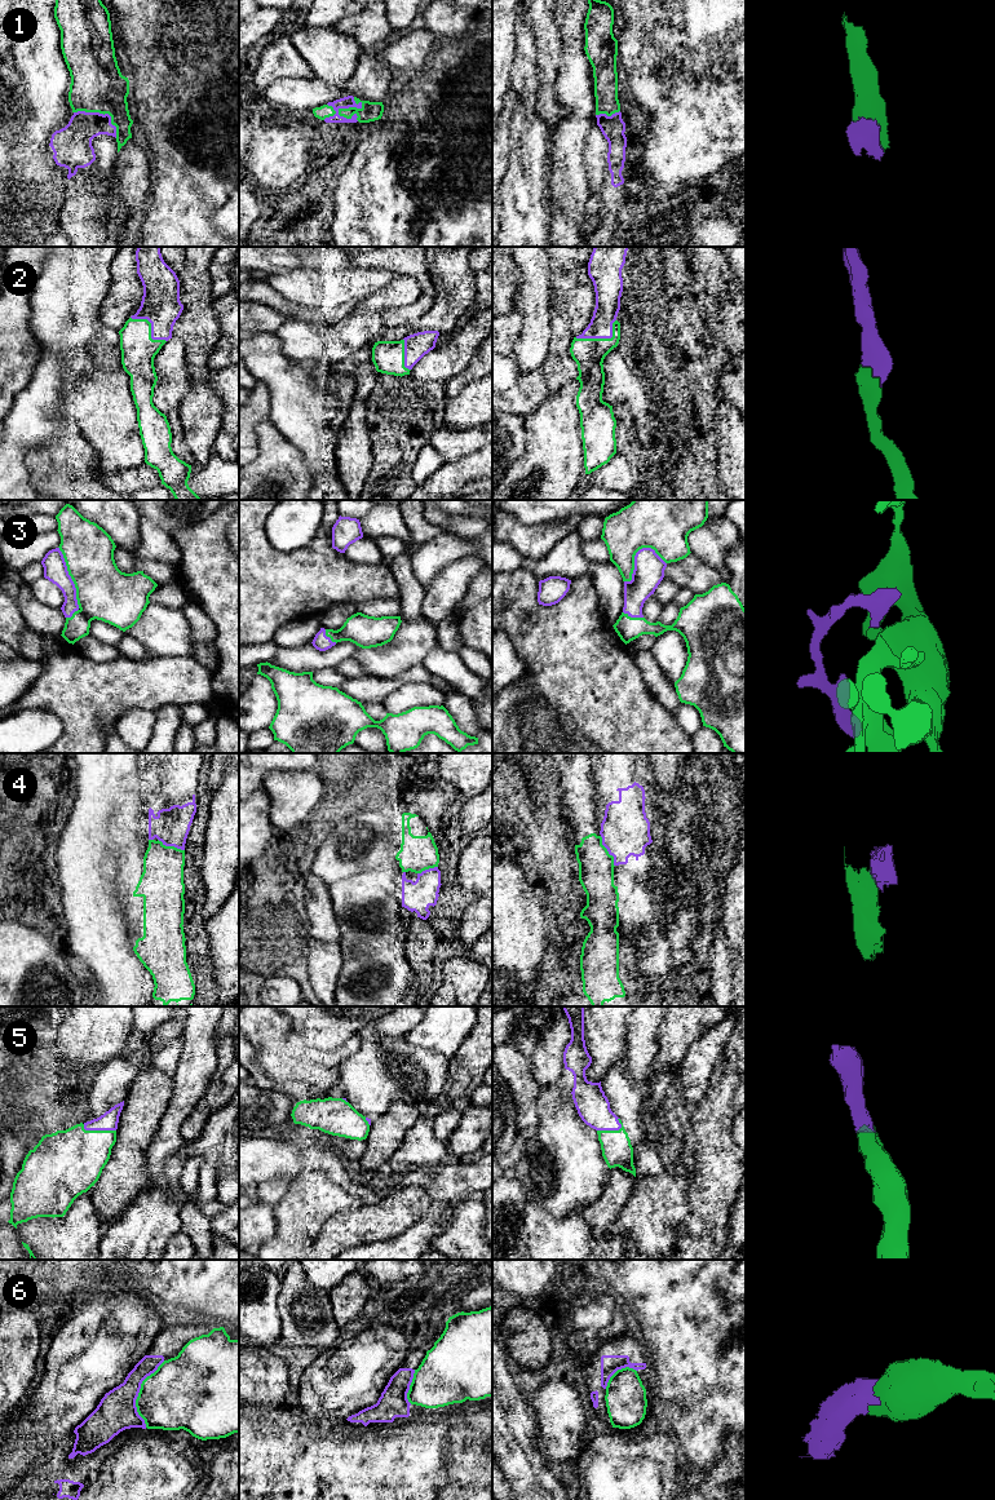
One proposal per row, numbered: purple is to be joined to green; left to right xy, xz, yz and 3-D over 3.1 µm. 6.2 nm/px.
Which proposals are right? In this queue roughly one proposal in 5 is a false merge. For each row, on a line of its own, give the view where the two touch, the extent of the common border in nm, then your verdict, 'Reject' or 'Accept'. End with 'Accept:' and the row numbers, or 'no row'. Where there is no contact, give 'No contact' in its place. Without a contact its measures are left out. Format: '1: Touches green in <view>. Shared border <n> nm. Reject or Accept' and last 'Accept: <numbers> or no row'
1: Touches green in xz. Shared border 260 nm. Accept
2: Touches green in yz. Shared border 280 nm. Accept
3: Touches green in xy. Shared border 460 nm. Accept
4: Touches green in yz. Shared border 220 nm. Reject
5: Touches green in xy. Shared border 220 nm. Accept
6: Touches green in xy. Shared border 440 nm. Accept
Accept: 1, 2, 3, 5, 6

